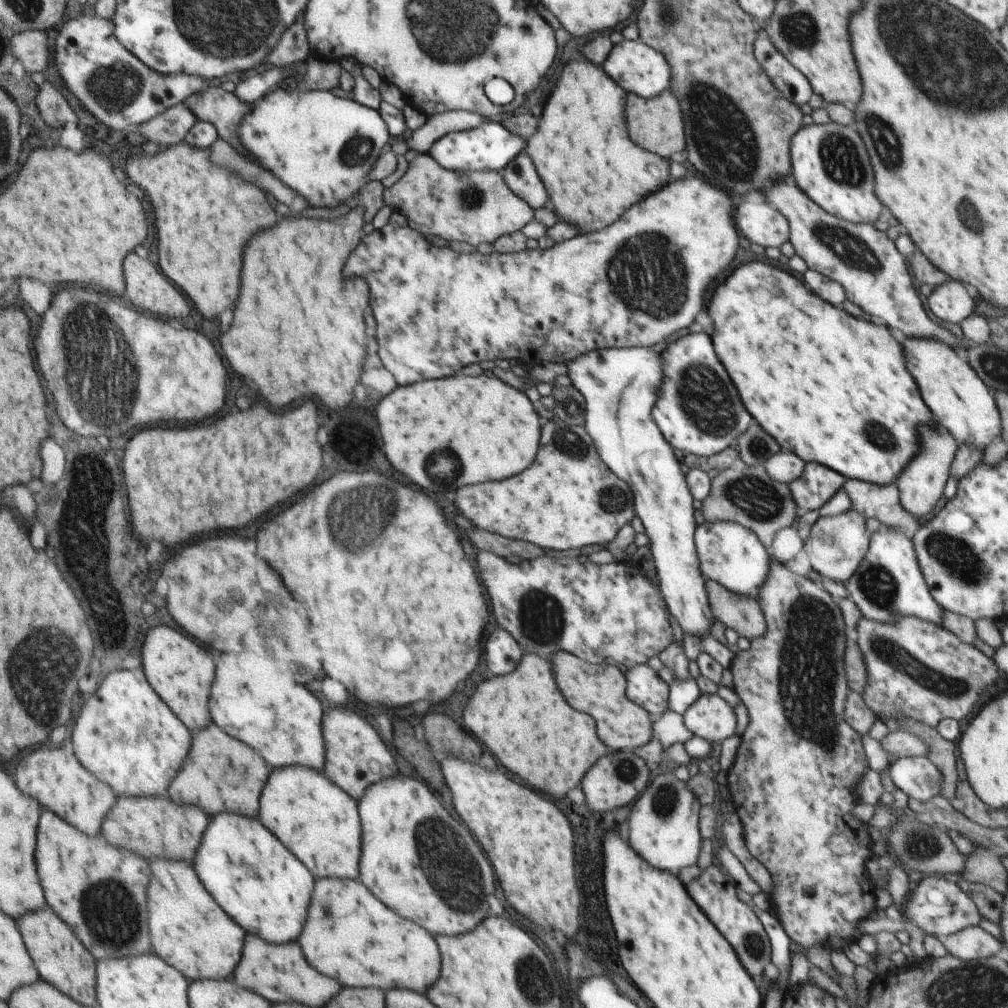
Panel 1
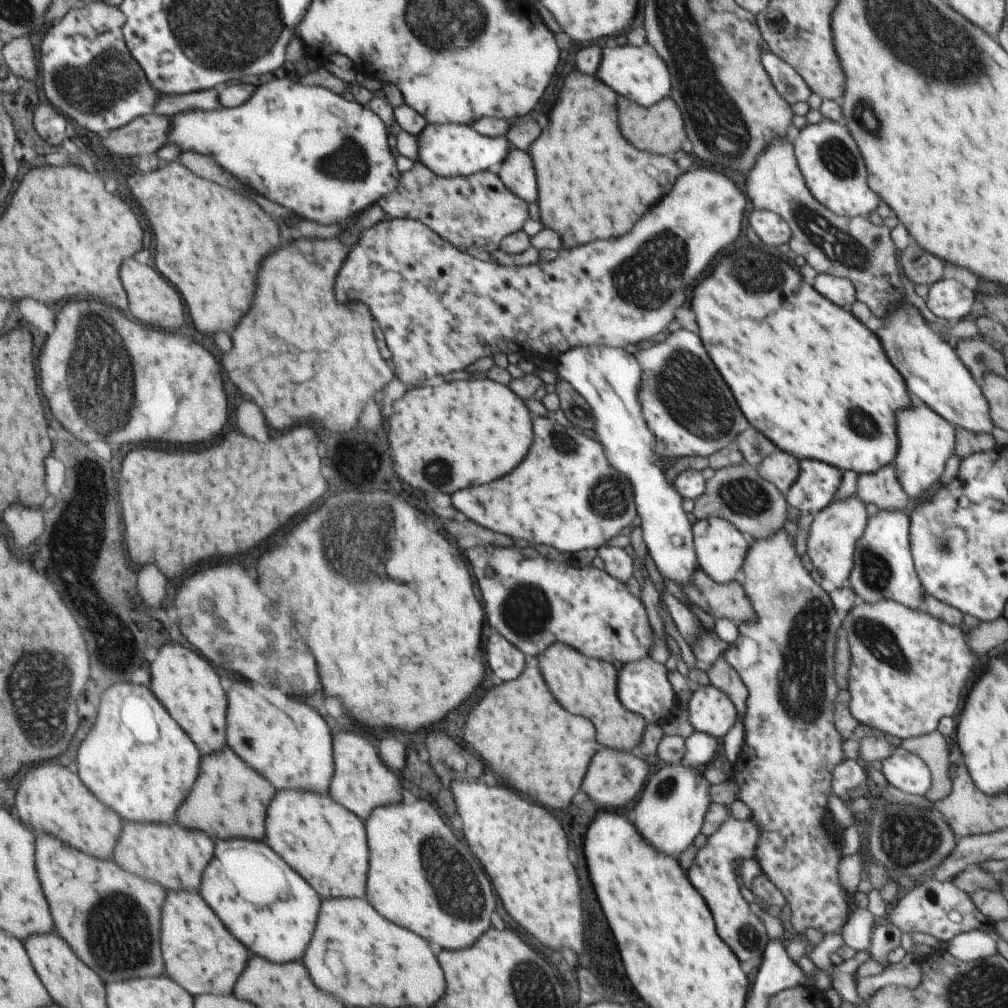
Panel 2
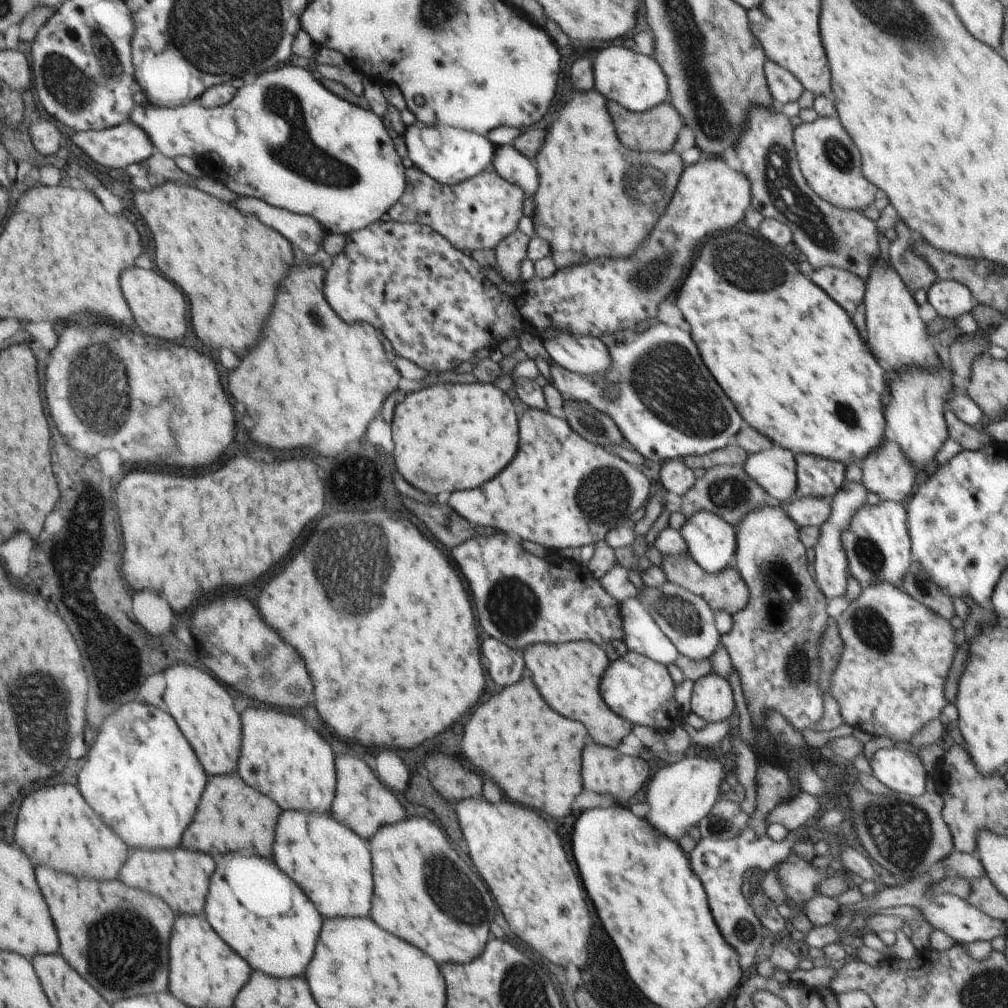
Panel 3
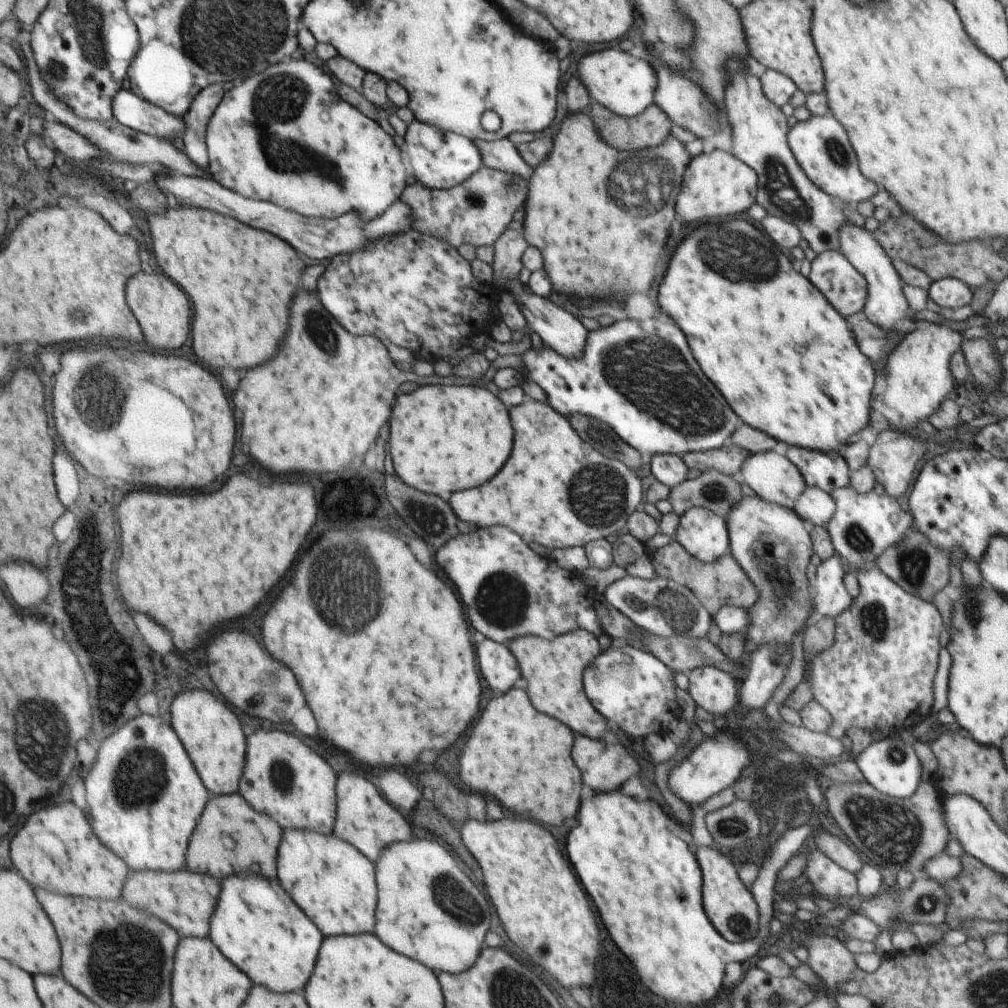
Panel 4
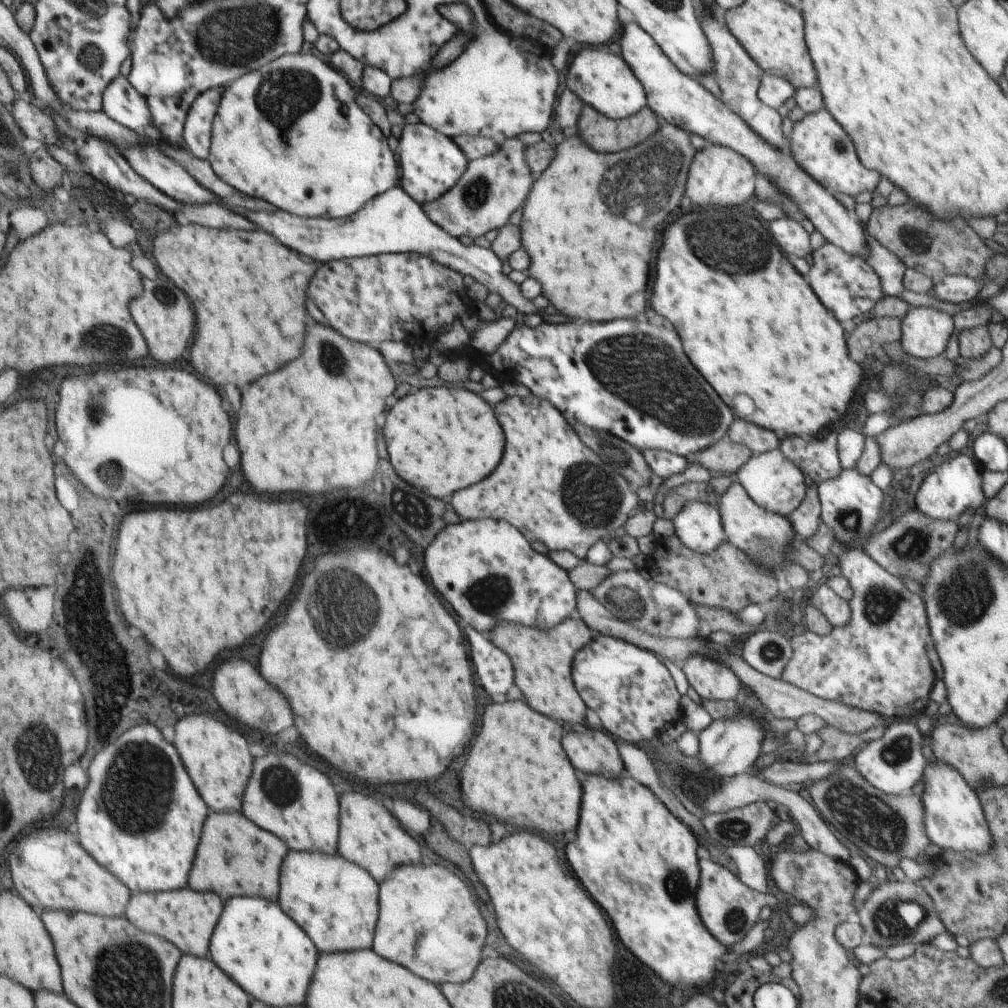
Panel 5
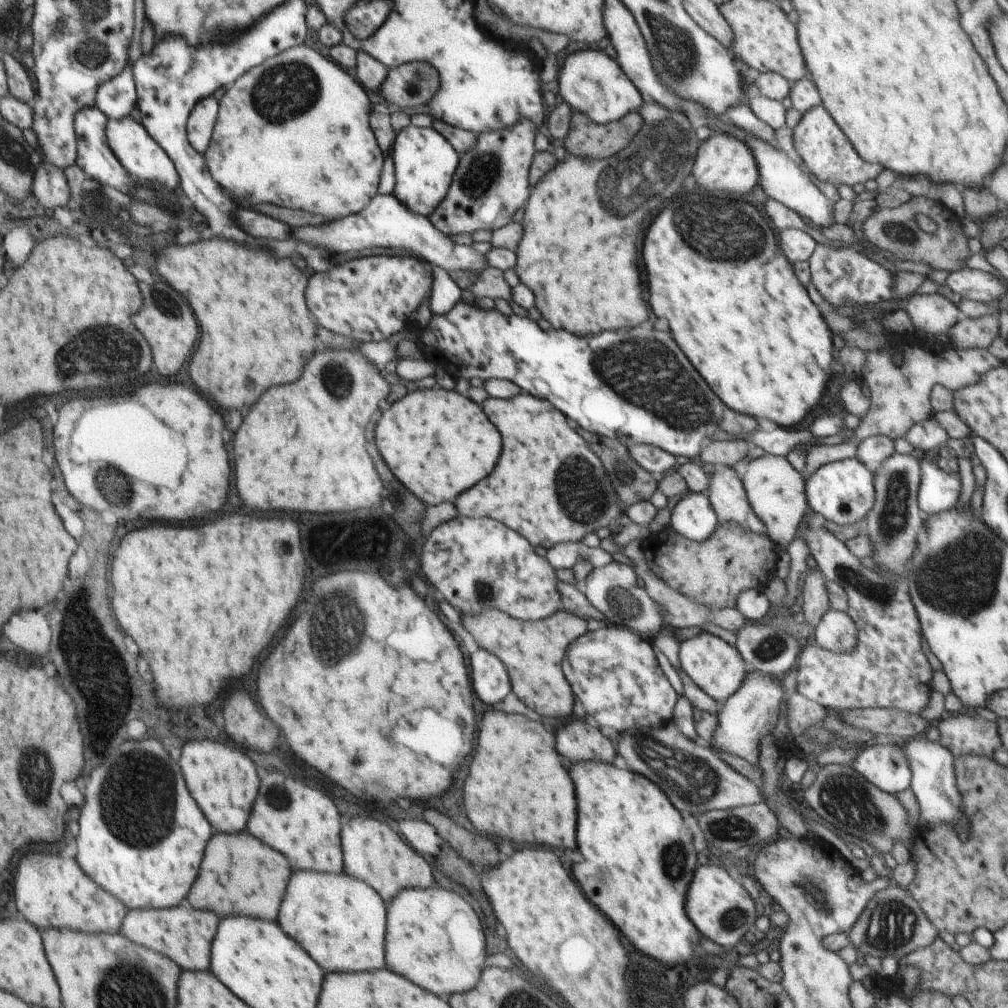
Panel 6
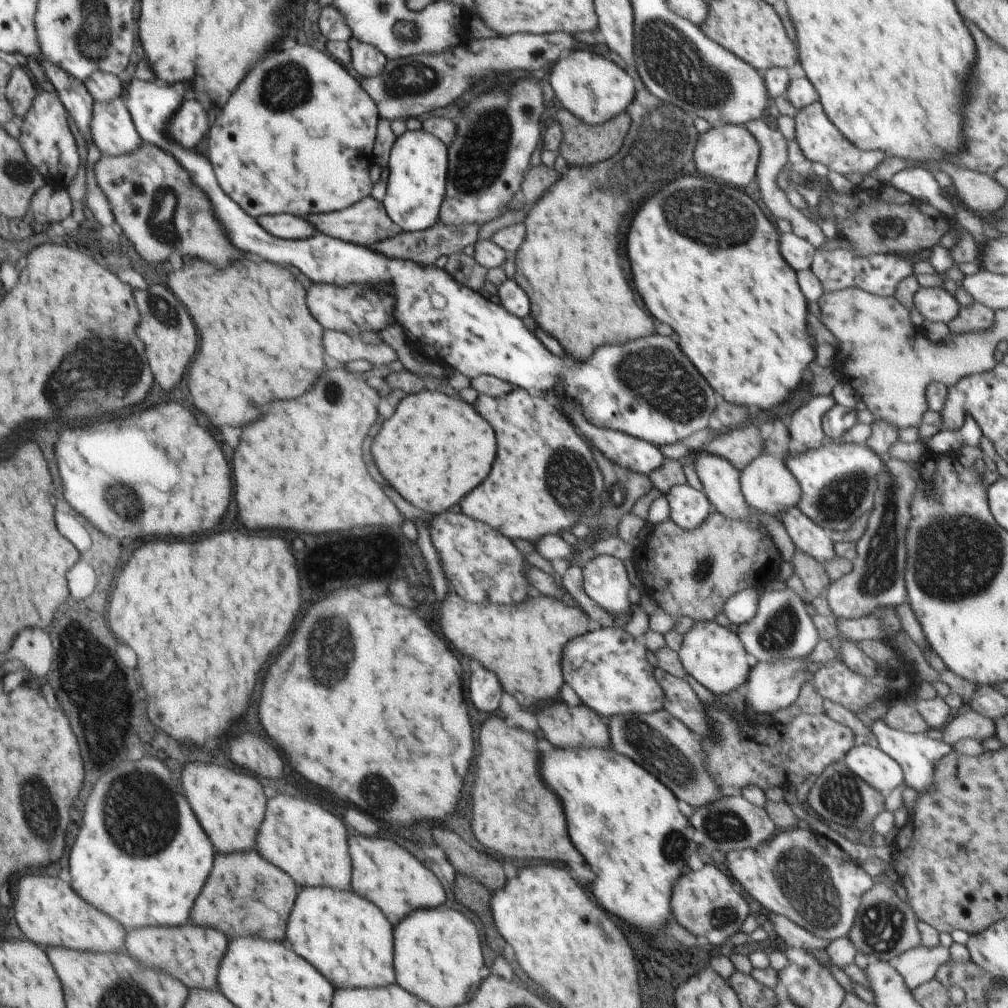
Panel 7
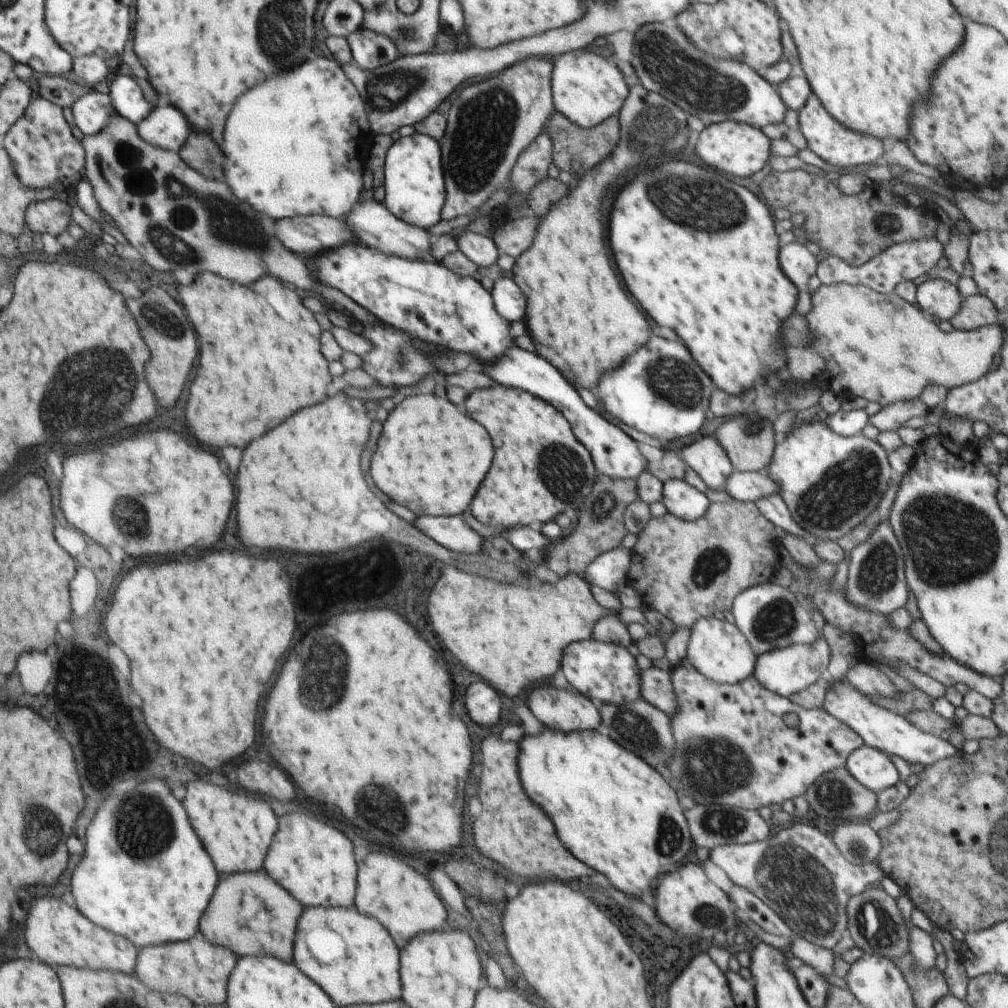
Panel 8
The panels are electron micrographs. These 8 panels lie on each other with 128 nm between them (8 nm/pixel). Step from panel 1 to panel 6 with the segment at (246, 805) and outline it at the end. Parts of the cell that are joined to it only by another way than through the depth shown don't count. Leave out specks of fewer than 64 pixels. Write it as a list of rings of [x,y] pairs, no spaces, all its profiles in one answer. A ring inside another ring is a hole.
[[[216,834],[214,844],[210,840],[206,846],[197,879],[185,902],[198,910],[212,911],[220,918],[246,914],[248,918],[274,922],[291,873],[291,866],[280,851],[258,842],[251,834]]]

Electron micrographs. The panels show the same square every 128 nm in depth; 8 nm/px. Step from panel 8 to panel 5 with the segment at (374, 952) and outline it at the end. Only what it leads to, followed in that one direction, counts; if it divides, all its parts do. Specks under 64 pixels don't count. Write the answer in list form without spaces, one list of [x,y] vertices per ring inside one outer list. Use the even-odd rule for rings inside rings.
[[[289,851],[281,866],[277,903],[284,908],[284,914],[290,914],[290,918],[294,918],[294,922],[298,922],[302,930],[310,934],[310,940],[318,952],[372,948],[372,938],[379,919],[379,884],[365,868],[347,861],[340,854]]]

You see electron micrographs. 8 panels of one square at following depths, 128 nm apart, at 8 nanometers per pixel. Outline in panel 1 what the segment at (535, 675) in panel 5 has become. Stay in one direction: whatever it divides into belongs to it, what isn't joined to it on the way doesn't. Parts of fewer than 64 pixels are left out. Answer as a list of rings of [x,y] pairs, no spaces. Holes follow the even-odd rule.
[[[556,652],[552,656],[554,680],[562,696],[574,710],[590,714],[598,724],[598,736],[608,750],[633,751],[648,744],[653,738],[650,713],[632,702],[626,694],[626,679],[616,665],[592,664],[569,652]]]

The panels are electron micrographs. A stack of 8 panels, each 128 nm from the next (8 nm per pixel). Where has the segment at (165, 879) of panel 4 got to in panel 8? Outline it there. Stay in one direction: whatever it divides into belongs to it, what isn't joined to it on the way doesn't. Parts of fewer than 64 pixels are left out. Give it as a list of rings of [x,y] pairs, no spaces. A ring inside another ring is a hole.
[[[200,932],[194,934],[194,938],[190,938],[190,941],[154,944],[137,949],[135,975],[148,988],[158,990],[162,994],[178,994],[194,1004],[204,1004],[204,1006],[226,1002],[226,984],[230,972],[236,966],[236,956],[226,948],[212,946]]]

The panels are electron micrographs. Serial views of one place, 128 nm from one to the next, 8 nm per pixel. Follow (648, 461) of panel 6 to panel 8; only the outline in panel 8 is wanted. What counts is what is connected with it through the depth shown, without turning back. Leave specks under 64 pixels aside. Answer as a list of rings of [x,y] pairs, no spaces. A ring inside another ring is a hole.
[[[514,346],[504,358],[498,358],[498,362],[494,362],[490,366],[484,364],[482,370],[497,384],[522,388],[522,390],[550,402],[556,410],[560,410],[566,416],[566,420],[572,424],[572,430],[574,430],[576,438],[590,452],[598,474],[604,474],[604,476],[610,476],[610,478],[637,479],[642,472],[647,471],[649,462],[640,452],[636,441],[618,426],[614,426],[587,406],[582,398],[578,396],[578,392],[544,358],[536,356],[534,352],[526,352],[526,350]]]

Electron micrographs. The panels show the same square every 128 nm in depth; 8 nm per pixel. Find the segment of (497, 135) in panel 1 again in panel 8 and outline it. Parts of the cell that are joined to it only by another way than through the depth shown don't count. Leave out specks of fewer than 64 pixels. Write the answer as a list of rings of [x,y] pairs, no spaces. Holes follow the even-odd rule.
[[[415,133],[393,142],[386,154],[384,175],[386,198],[383,204],[395,218],[427,231],[442,220],[441,213],[446,202],[447,188],[438,141],[430,136]]]

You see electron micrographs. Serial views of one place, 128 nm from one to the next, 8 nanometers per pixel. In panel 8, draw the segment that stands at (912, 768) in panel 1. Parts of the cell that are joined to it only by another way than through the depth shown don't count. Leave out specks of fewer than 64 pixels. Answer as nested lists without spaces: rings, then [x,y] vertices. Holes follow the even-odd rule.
[[[863,745],[850,754],[845,767],[857,782],[879,794],[899,781],[896,762],[884,752]]]

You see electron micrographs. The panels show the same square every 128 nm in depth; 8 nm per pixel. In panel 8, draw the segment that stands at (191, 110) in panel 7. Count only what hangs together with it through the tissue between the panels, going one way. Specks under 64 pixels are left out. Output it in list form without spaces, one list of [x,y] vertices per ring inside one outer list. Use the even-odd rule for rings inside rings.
[[[174,106],[155,108],[149,117],[146,117],[146,122],[135,126],[142,139],[146,138],[146,142],[173,152],[184,144],[188,136],[186,118]]]

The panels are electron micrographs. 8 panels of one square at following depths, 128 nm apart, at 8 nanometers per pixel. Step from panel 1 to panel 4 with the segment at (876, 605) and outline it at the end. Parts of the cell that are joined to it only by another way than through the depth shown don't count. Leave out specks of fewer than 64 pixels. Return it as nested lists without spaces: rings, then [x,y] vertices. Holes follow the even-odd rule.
[[[852,485],[833,490],[829,494],[835,502],[833,517],[826,528],[835,548],[850,566],[860,570],[866,565],[874,565],[875,558],[881,555],[890,545],[897,545],[909,530],[913,516],[902,510],[897,498],[884,494],[876,494],[874,489],[859,493]]]

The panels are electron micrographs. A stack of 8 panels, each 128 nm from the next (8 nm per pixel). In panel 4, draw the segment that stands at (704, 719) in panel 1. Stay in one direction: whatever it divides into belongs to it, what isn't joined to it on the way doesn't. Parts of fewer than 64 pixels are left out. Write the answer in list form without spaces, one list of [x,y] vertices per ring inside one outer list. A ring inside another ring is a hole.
[[[705,666],[688,672],[689,689],[696,706],[720,718],[734,706],[739,696],[739,682],[725,668]]]

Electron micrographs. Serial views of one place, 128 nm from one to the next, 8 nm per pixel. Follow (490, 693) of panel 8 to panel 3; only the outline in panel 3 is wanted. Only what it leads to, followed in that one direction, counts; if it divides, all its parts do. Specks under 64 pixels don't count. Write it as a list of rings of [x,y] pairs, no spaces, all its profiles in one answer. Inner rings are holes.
[[[488,636],[482,640],[482,658],[486,662],[488,674],[498,686],[510,686],[522,678],[522,654],[514,652],[494,637]]]

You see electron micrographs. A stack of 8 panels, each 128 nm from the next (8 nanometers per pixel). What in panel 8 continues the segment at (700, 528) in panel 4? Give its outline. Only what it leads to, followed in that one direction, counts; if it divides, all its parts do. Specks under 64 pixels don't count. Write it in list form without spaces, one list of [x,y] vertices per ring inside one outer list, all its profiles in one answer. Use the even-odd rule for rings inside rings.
[[[679,479],[666,480],[663,483],[661,502],[669,514],[684,522],[702,518],[711,505],[704,493]]]

